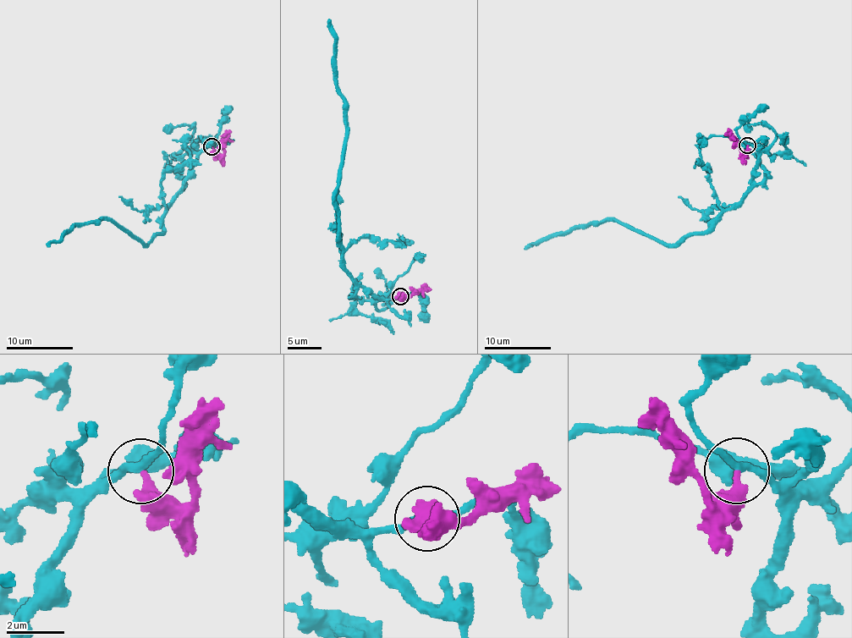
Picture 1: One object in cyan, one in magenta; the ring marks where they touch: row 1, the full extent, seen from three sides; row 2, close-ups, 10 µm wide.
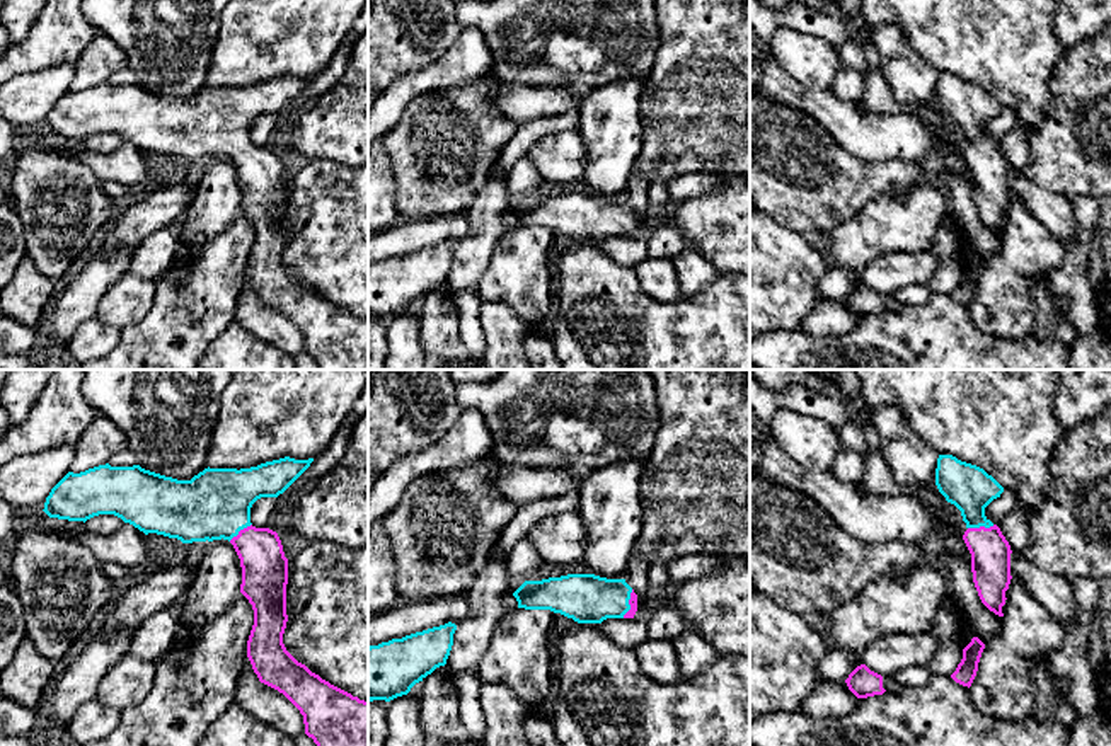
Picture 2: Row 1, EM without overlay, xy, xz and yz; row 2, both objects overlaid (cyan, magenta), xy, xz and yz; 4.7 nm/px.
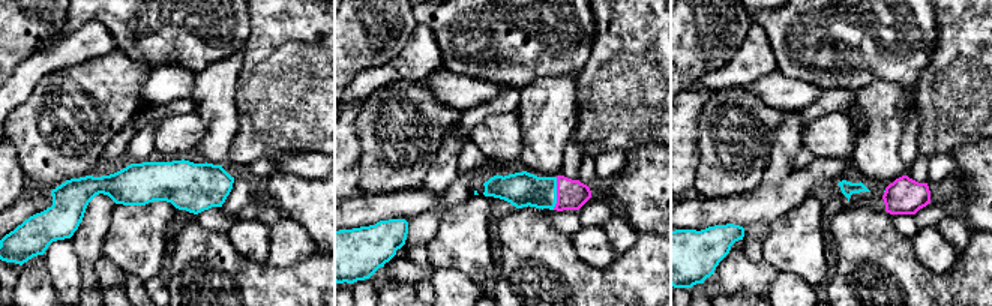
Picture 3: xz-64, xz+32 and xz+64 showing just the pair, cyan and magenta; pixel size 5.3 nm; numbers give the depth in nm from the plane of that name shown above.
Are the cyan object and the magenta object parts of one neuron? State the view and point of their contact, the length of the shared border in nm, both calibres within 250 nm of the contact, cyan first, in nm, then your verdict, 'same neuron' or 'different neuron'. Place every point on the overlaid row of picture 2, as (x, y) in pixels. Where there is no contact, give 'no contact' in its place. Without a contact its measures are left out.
xz (627, 603) | 140 nm | 240/50 nm | same neuron

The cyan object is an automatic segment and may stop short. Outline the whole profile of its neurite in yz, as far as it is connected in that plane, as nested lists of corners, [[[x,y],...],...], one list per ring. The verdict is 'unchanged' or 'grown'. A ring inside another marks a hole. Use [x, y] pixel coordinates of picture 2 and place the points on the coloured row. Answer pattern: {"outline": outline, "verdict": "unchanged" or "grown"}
{"outline": [[[939,455],[935,485],[966,523],[963,540],[971,554],[973,582],[981,603],[1004,617],[1005,591],[1012,579],[1012,550],[1000,528],[985,516],[985,508],[1000,497],[1004,487],[983,468],[953,455]]], "verdict": "grown"}

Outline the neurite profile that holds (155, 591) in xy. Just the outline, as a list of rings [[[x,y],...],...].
[[[193,560],[136,579],[124,593],[116,594],[99,634],[136,628],[150,615],[184,596],[193,579]]]

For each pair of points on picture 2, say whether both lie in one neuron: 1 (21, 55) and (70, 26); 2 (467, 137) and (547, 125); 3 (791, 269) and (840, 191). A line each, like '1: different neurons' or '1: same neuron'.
1: same neuron
2: different neurons
3: different neurons

